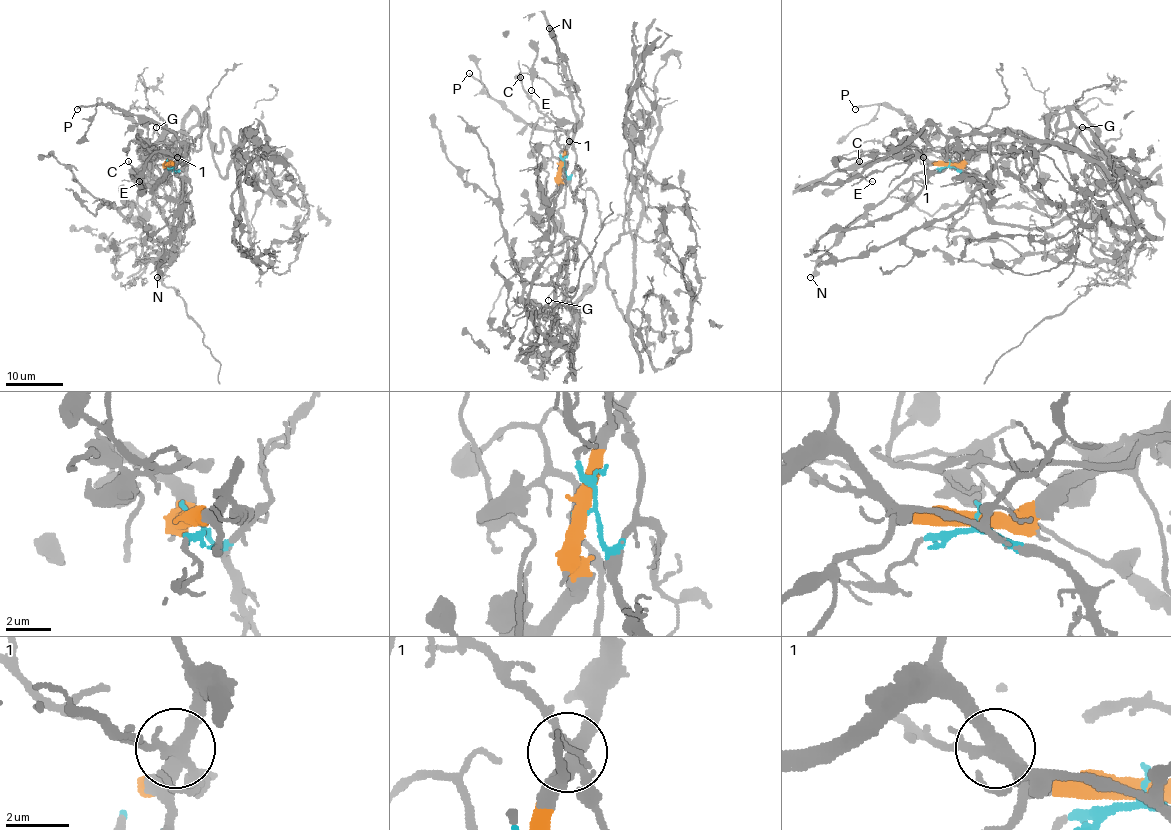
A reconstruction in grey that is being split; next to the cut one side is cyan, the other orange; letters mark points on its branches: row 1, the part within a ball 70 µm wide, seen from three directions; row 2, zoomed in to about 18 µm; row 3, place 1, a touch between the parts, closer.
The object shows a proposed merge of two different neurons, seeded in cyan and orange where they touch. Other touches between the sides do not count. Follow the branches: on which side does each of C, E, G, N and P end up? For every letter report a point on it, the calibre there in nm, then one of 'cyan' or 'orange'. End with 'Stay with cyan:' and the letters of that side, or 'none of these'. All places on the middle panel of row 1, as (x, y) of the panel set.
C: (520, 77) | 150 nm | orange
E: (531, 90) | 120 nm | orange
G: (548, 300) | 110 nm | cyan
N: (549, 28) | 240 nm | orange
P: (469, 73) | 240 nm | orange
Stay with cyan: G

